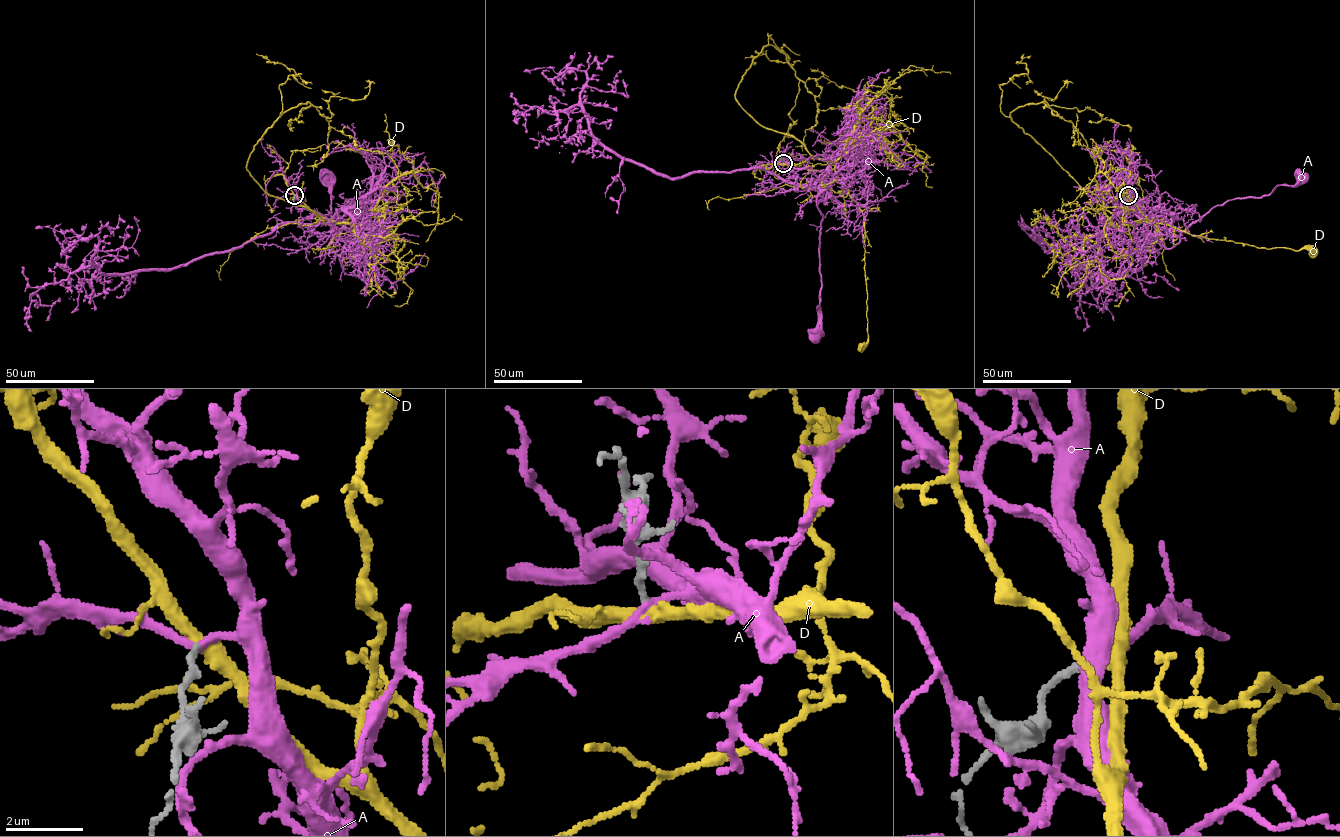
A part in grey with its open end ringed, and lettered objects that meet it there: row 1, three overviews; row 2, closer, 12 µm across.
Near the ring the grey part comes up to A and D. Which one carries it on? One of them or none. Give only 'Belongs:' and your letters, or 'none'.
Belongs: D

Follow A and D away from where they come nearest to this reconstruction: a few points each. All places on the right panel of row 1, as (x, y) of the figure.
A: (1128, 195), (1133, 211), (1172, 248), (1215, 206), (1261, 197), (1302, 176)
D: (1128, 195), (1129, 212), (1124, 222), (1145, 218), (1194, 236), (1268, 249), (1312, 250)

